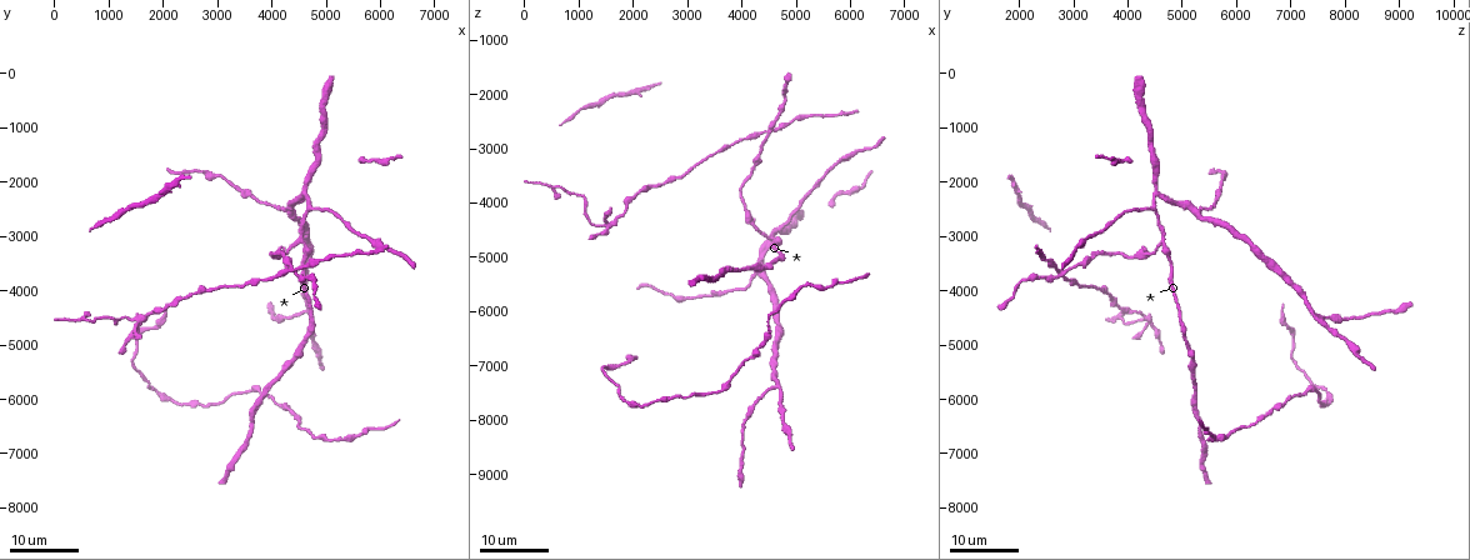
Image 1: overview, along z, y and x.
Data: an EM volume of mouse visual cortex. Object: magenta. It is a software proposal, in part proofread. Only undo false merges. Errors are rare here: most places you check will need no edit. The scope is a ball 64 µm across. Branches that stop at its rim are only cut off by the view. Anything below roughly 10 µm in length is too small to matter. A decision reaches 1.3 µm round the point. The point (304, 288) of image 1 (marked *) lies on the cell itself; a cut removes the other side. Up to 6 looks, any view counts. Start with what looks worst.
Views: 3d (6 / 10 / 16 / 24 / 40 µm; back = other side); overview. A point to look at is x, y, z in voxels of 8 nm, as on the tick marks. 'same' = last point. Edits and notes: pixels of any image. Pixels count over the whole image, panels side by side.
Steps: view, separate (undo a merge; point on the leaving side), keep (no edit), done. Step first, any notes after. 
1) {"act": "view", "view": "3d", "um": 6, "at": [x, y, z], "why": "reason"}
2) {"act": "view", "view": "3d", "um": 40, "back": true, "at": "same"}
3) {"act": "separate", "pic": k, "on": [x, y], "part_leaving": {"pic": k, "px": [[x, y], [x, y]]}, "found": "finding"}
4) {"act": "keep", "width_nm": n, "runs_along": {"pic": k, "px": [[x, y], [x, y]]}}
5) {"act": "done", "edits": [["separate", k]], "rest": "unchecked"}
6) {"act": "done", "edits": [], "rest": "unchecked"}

{"act": "view", "view": "3d", "um": 24, "at": [4450, 3650, 2850], "why": "four arms meet"}

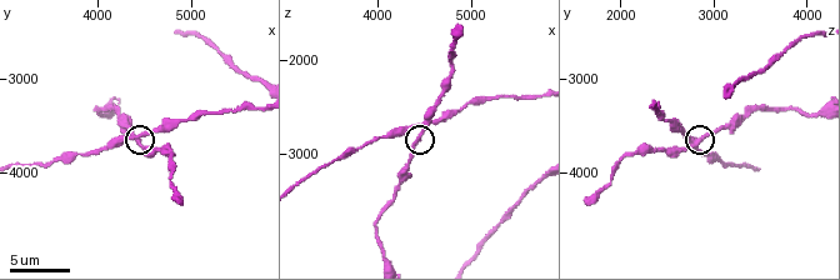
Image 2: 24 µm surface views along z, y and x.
{"act": "view", "view": "3d", "um": 6, "at": [4450, 3700, 2800]}

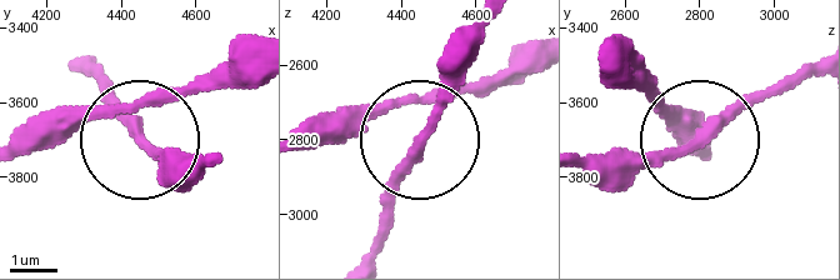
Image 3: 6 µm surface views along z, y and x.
{"act": "keep", "runs_along": {"pic": 3, "px": [[366, 253], [403, 158], [474, 54]]}, "found": "all the same cell"}

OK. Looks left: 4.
{"act": "view", "view": "3d", "um": 24, "at": [4850, 1600, 4450], "why": "three arms meet"}

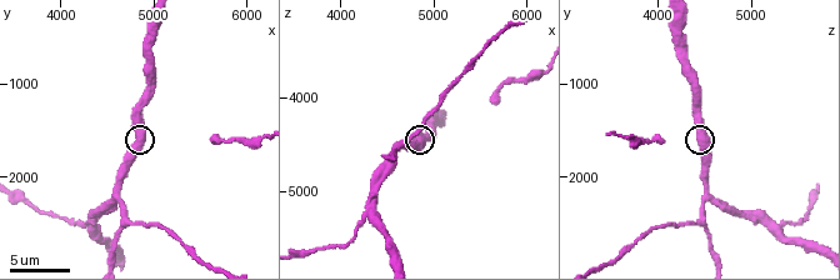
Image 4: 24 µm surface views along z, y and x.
{"act": "view", "view": "3d", "um": 6, "at": [4900, 1550, 4400]}

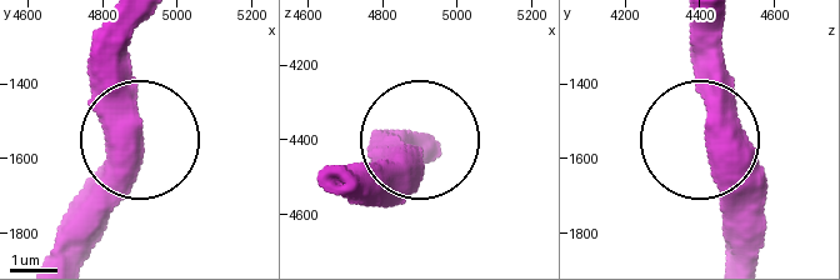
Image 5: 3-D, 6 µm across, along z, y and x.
{"act": "keep", "arms": 3, "runs_along": {"pic": 5, "px": [[50, 249], [66, 213], [134, 141], [126, 21]]}, "found": "continuous, no second cell"}

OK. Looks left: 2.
{"act": "view", "view": "3d", "um": 10, "at": [4300, 2550, 5300], "why": "four or more arms meet"}

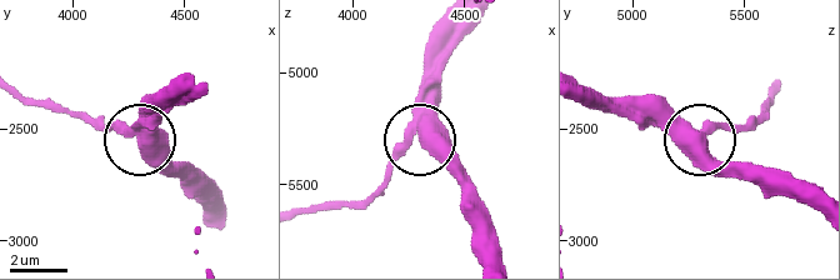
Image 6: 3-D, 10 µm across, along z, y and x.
{"act": "view", "view": "3d", "um": 6, "at": [4290, 2540, 5290], "why": "closer look"}

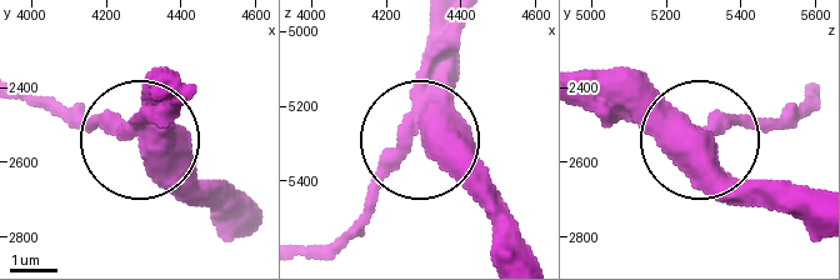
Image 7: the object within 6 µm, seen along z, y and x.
{"act": "keep", "width_nm": 440, "runs_along": {"pic": 7, "px": [[190, 90], [139, 138], [79, 130], [48, 110]]}, "found": "continuous, no second cell"}

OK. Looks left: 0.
{"act": "done", "edits": [], "rest": "unchecked"}

